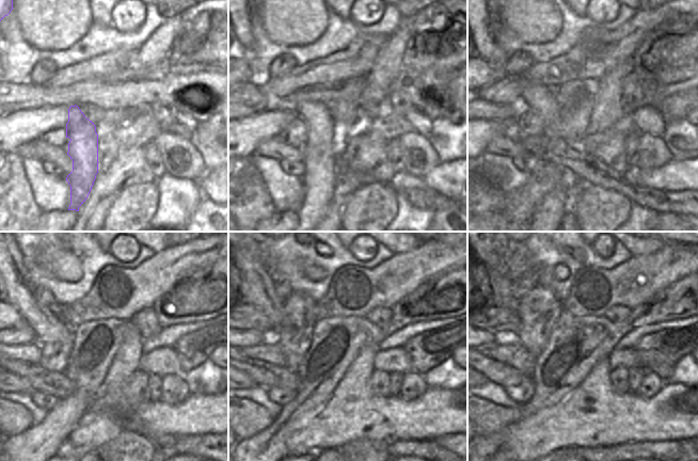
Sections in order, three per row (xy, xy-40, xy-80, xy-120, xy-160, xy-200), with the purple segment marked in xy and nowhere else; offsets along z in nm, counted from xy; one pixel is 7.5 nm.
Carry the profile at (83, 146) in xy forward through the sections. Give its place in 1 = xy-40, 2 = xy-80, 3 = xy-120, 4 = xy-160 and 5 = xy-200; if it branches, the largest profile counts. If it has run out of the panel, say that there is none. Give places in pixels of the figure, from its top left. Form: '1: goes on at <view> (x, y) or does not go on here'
1: goes on at xy-40 (320, 173)
2: goes on at xy-80 (554, 206)
3: goes on at xy-120 (11, 282)
4: goes on at xy-160 (254, 285)
5: goes on at xy-200 (492, 288)

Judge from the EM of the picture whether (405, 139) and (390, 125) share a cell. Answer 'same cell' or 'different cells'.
different cells

